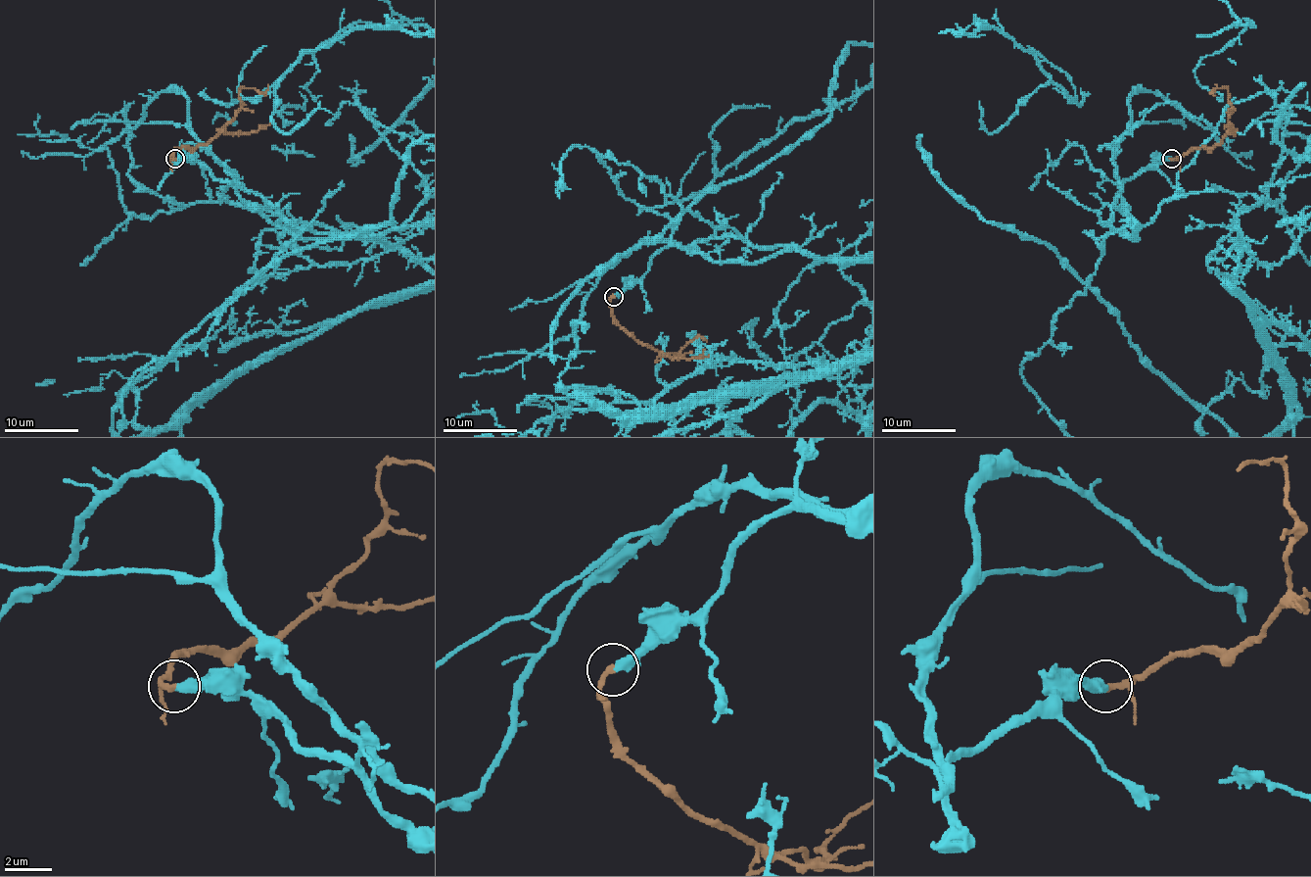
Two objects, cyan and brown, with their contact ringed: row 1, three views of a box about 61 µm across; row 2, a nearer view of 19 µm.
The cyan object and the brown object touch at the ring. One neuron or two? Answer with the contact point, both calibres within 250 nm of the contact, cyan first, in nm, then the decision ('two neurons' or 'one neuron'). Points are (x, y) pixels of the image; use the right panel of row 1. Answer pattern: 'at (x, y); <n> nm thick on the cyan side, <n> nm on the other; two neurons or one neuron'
at (1171, 159); 440 nm thick on the cyan side, 260 nm on the other; one neuron

